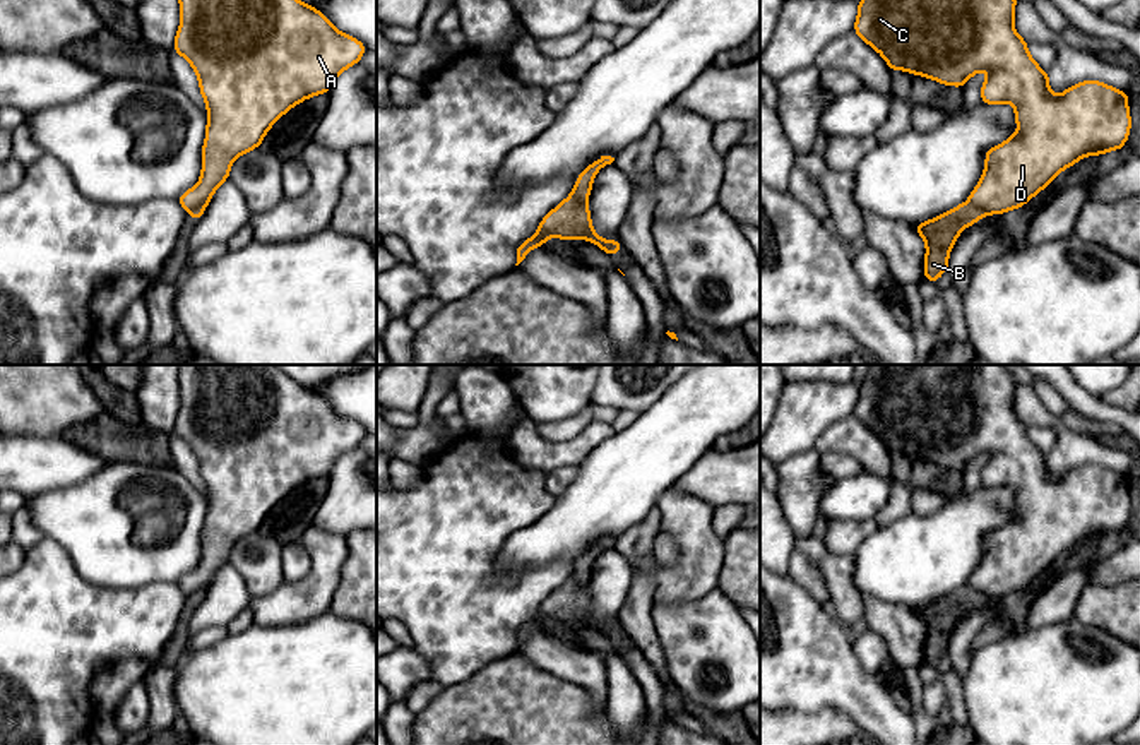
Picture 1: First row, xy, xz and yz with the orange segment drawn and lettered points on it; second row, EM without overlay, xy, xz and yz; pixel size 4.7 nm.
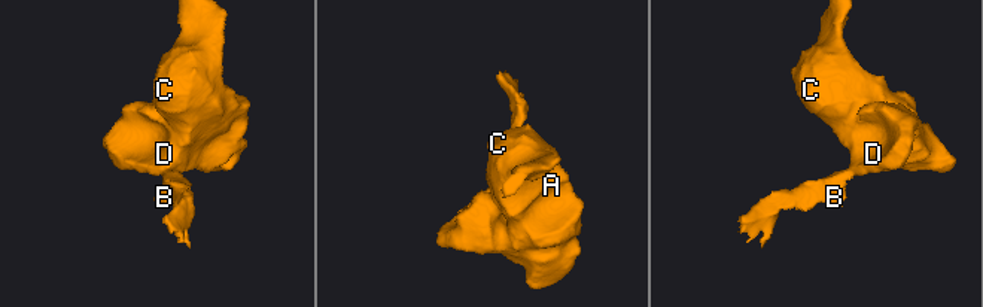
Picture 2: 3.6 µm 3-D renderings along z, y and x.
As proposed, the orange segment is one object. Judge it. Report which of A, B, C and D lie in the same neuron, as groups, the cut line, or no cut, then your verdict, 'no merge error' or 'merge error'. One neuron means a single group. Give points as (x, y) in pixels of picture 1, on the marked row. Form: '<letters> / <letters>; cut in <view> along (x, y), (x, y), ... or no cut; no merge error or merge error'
A C D / B; cut in yz along (967, 201), (988, 213); merge error

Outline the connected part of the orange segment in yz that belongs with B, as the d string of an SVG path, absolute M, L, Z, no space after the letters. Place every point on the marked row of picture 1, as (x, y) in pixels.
M967 200L912 228L926 243L924 281L938 283L940 276L948 271L948 255L960 231L986 214Z

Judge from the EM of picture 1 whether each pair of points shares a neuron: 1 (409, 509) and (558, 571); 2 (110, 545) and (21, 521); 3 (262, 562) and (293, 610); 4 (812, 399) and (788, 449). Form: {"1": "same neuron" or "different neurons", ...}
{"1": "same neuron", "2": "different neurons", "3": "different neurons", "4": "same neuron"}

